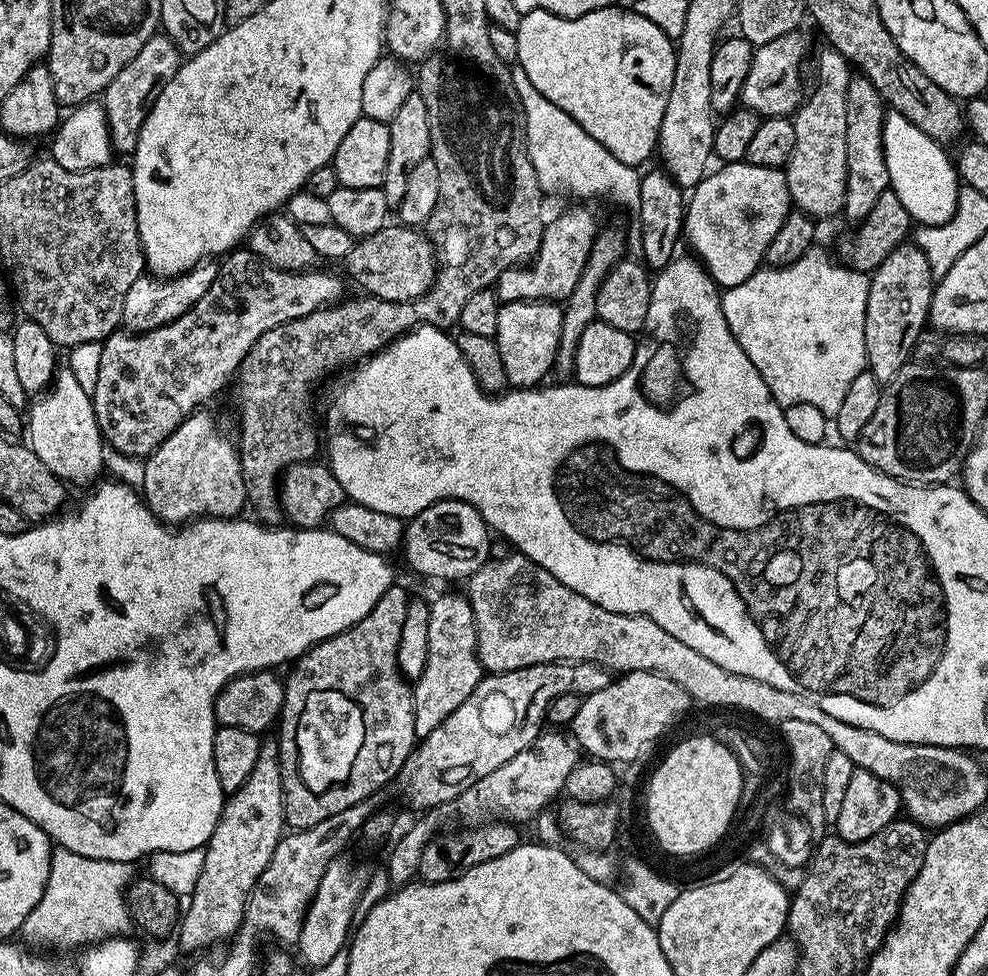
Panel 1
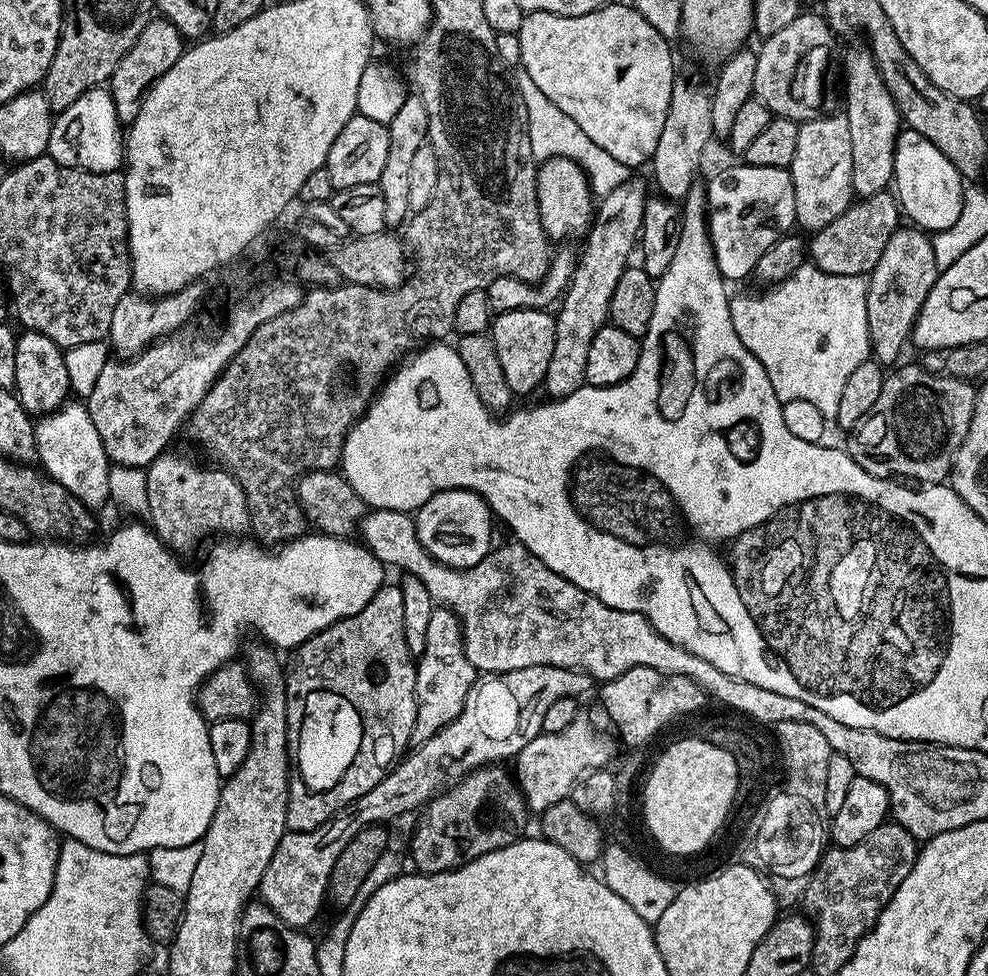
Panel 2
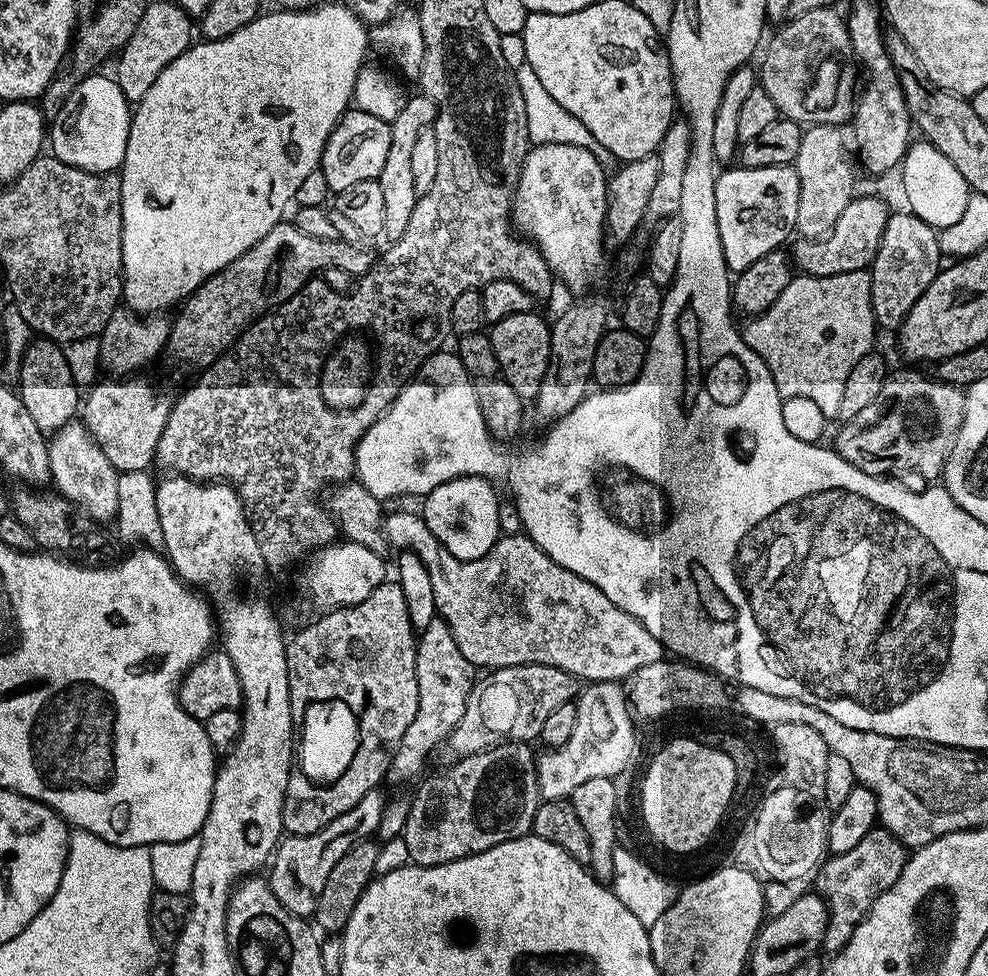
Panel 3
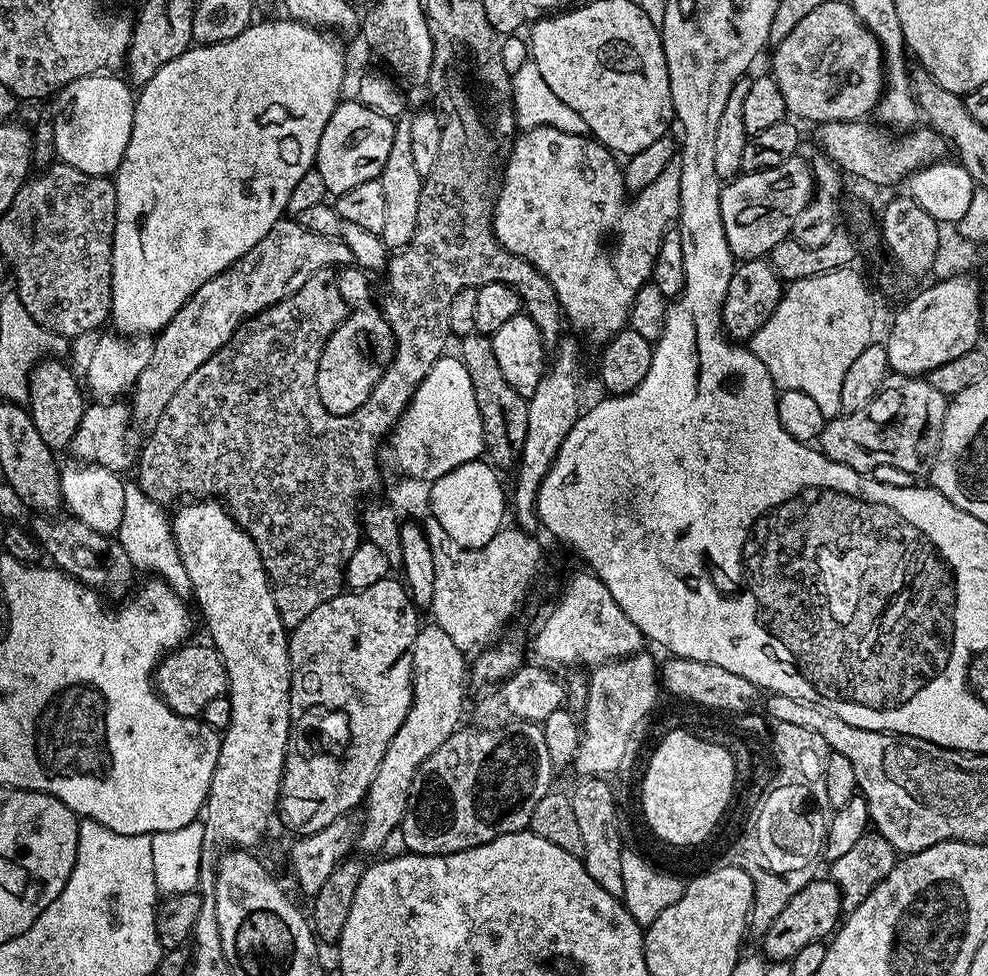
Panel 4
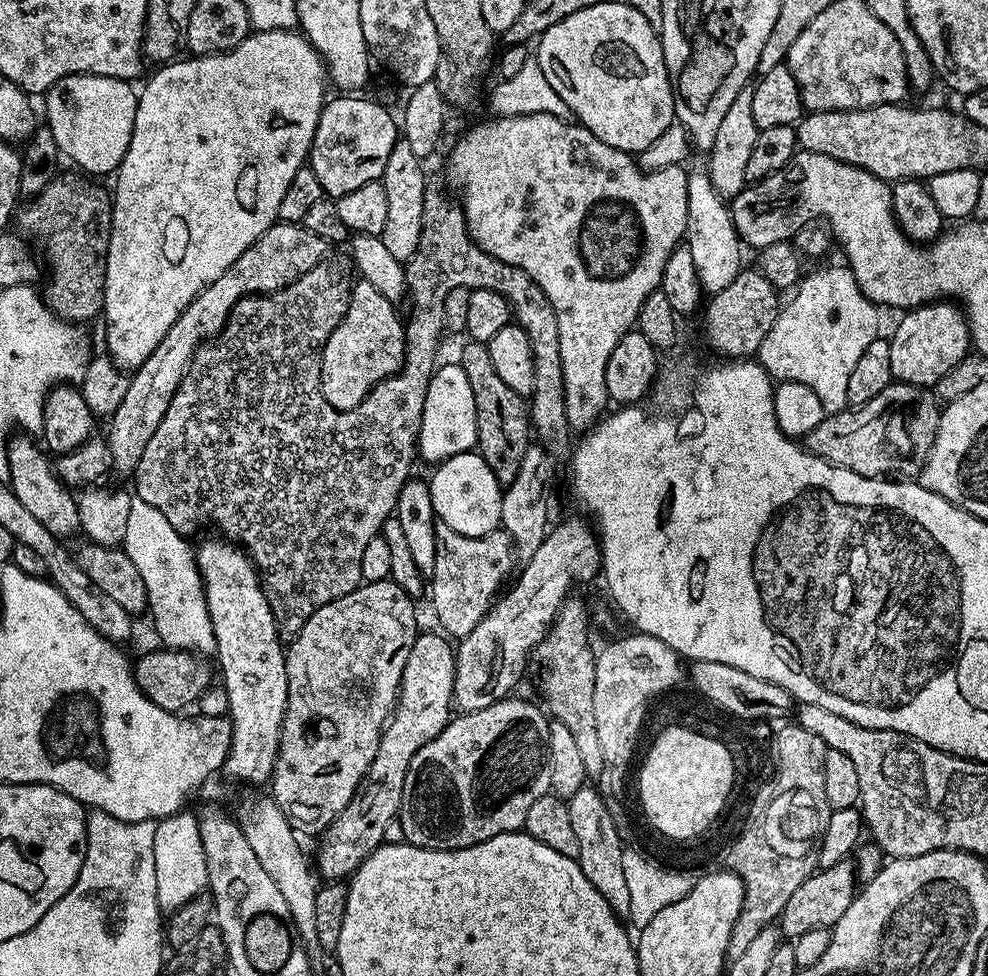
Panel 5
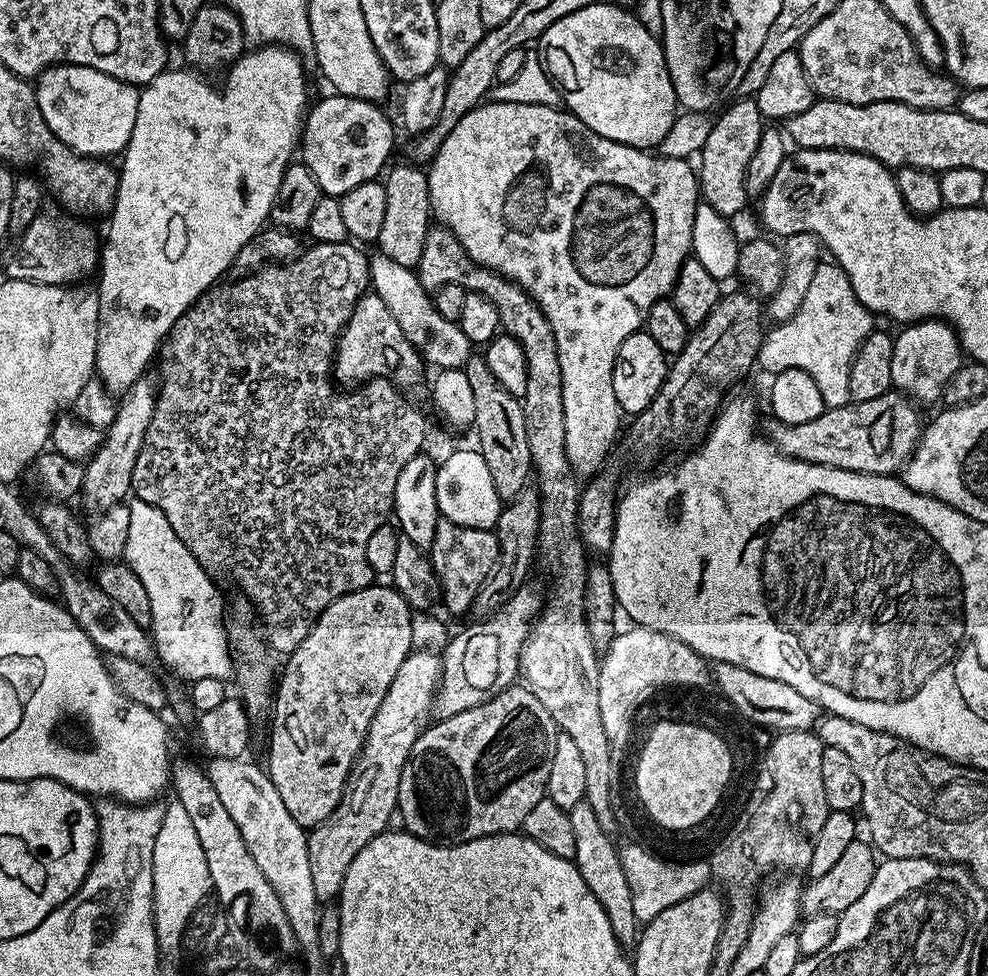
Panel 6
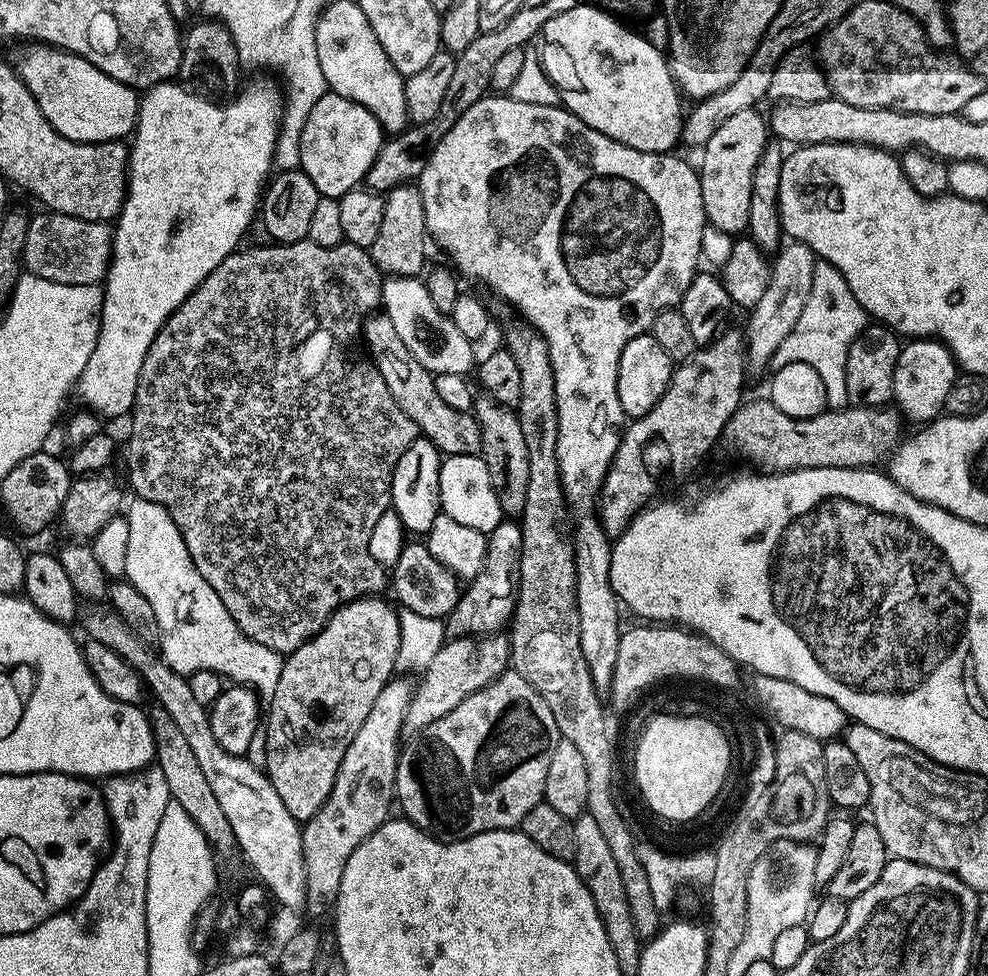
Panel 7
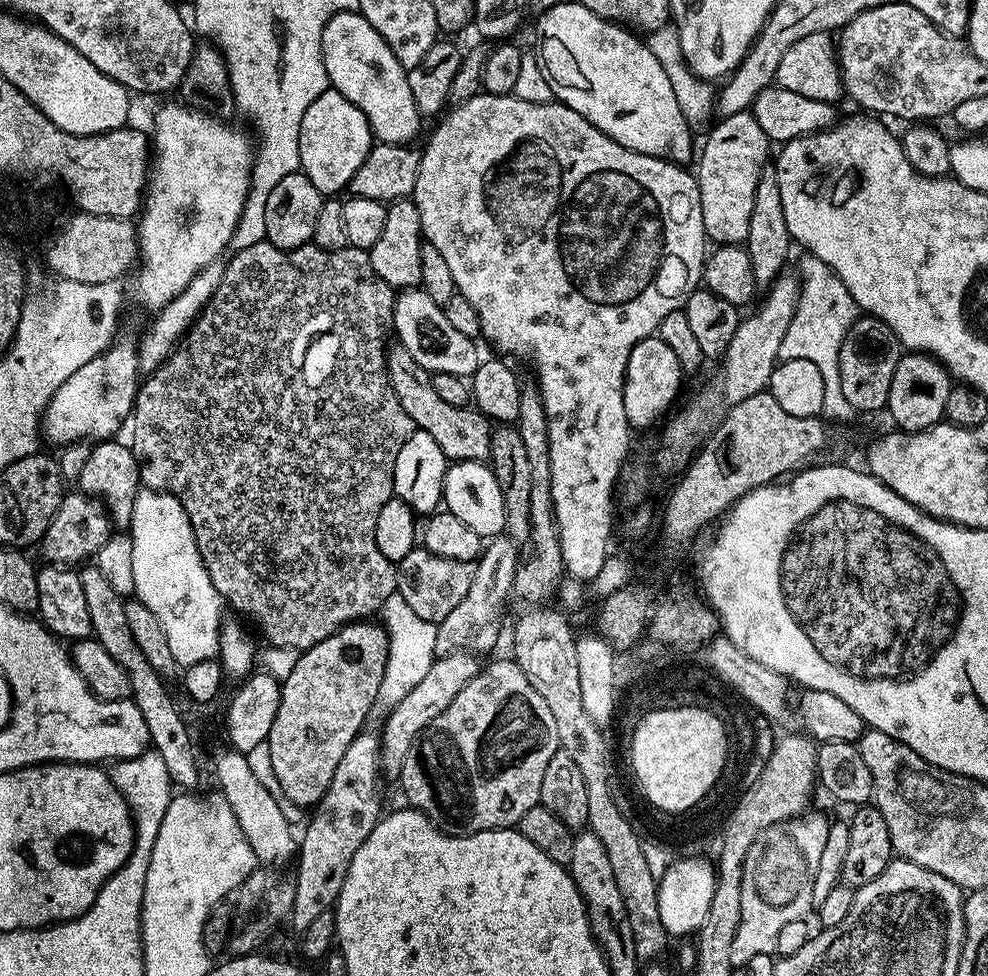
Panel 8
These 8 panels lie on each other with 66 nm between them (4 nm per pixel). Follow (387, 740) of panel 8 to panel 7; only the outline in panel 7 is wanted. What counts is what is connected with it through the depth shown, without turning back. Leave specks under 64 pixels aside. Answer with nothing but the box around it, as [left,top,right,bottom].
[403,634,510,738]

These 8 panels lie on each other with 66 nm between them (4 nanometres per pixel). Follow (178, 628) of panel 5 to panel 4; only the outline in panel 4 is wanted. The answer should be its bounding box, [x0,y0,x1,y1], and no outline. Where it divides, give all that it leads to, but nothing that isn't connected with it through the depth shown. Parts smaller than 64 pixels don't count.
[118,483,191,598]

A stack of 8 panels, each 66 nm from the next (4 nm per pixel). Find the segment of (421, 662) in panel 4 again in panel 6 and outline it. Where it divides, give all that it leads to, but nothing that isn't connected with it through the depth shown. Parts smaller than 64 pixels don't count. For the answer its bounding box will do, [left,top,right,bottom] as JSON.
[308,648,442,902]

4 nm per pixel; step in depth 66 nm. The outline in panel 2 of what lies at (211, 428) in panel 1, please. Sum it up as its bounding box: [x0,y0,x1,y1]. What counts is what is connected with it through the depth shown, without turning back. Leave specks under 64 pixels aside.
[146,450,252,554]

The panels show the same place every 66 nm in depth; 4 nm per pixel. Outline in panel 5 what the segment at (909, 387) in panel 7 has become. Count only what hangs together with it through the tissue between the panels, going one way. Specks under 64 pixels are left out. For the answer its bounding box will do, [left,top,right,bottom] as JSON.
[888,302,972,389]

